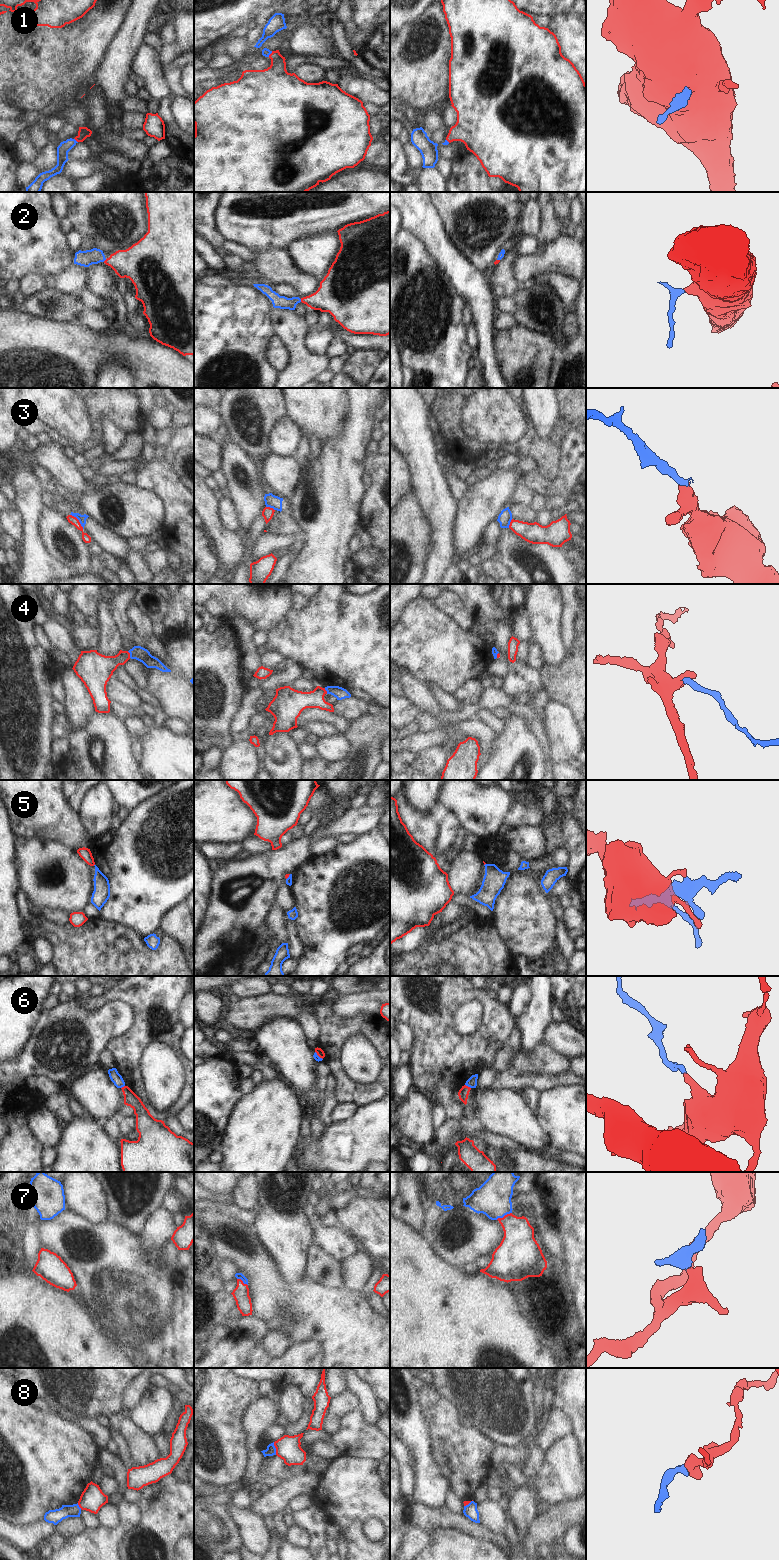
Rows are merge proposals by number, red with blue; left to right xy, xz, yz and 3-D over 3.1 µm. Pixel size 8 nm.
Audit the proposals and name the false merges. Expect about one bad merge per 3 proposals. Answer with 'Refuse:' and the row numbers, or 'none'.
Refuse: 3, 5, 6, 8

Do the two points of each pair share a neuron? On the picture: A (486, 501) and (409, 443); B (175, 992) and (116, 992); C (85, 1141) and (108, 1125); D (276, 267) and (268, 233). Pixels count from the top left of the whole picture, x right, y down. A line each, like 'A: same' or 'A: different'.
A: different
B: same
C: different
D: different

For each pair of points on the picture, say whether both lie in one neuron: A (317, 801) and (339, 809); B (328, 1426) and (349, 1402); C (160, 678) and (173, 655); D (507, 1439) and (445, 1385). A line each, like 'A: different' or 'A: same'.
A: same
B: same
C: same
D: same

